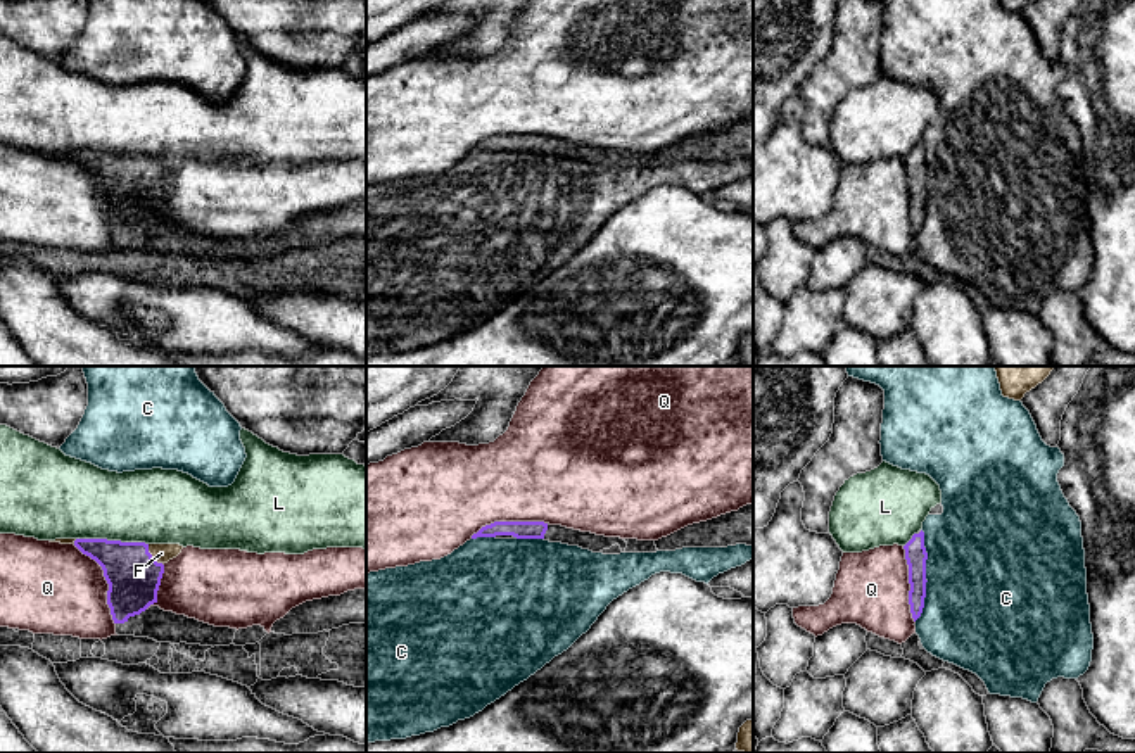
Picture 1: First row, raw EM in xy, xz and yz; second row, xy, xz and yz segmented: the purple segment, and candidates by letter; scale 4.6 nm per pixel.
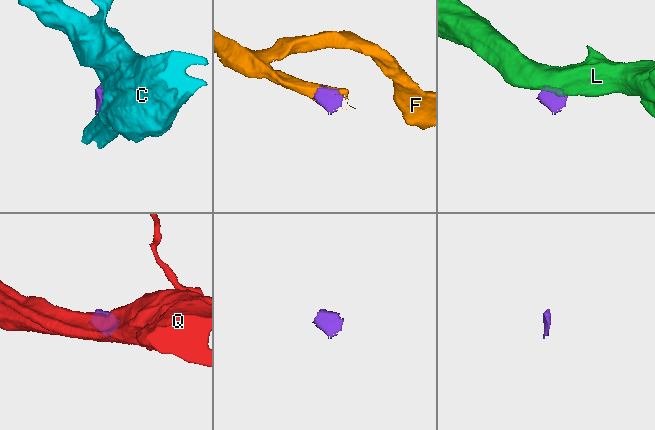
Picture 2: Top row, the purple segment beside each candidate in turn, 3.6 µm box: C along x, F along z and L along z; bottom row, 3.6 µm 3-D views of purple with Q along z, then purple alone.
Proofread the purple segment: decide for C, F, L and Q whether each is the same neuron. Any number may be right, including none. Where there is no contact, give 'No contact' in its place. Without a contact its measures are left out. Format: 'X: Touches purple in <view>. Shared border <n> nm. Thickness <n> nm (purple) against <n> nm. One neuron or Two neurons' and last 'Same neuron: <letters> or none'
C: Touches purple in yz. Shared border 440 nm. Thickness 100 nm (purple) against 480 nm. Two neurons
F: Touches purple in xy. Shared border 120 nm. Thickness 240 nm (purple) against 90 nm. One neuron
L: Touches purple in xy. Shared border 340 nm. Thickness 240 nm (purple) against 360 nm. Two neurons
Q: Touches purple in xy. Shared border 420 nm. Thickness 240 nm (purple) against 420 nm. Two neurons
Same neuron: F

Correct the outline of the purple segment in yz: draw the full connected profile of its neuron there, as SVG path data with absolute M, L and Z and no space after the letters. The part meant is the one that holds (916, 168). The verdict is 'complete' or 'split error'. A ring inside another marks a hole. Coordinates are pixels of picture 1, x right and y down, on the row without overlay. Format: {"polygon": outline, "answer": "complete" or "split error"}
{"polygon": "M924 145L914 147L912 152L904 159L905 173L909 178L909 218L914 235L921 230L926 211L926 173L928 166L924 161Z", "answer": "complete"}

